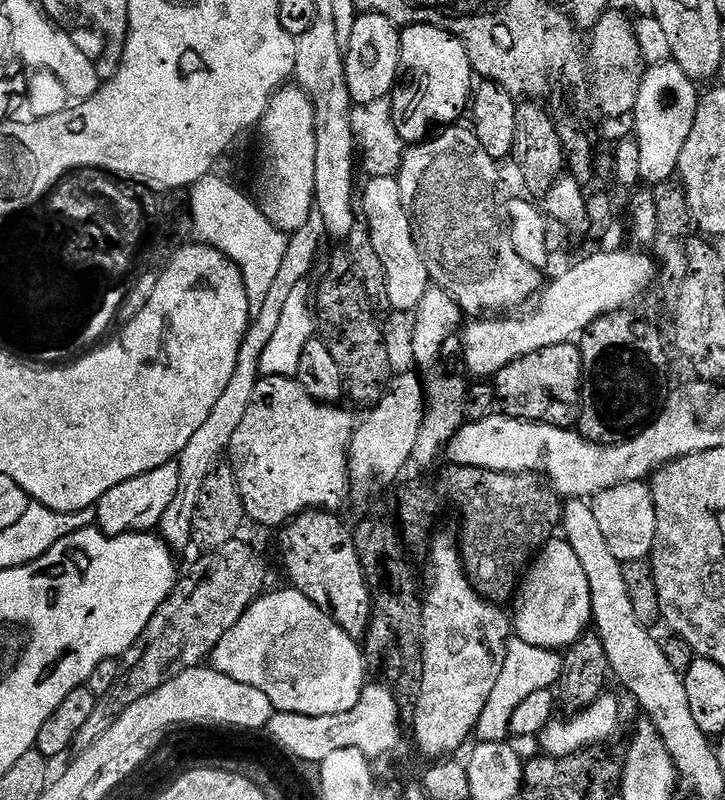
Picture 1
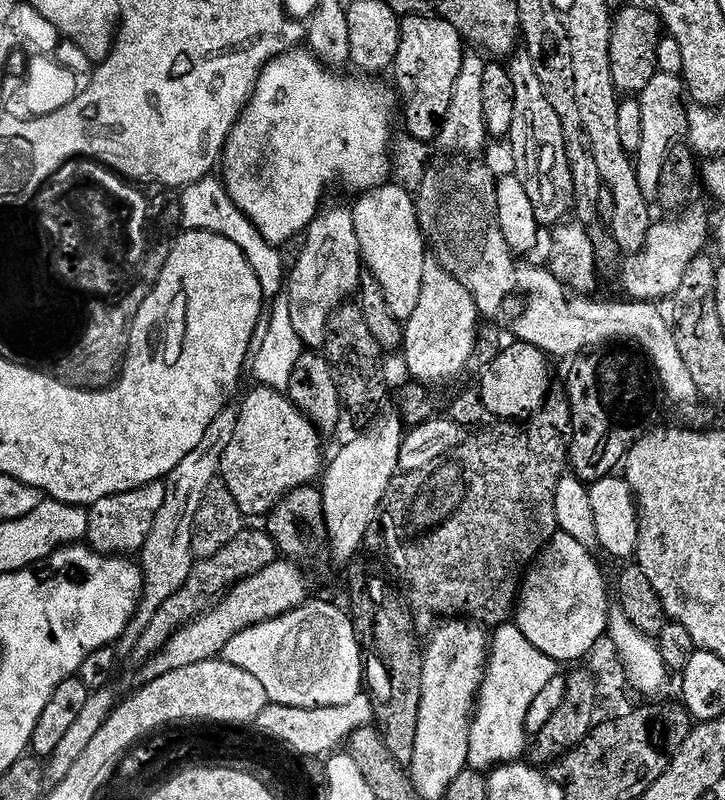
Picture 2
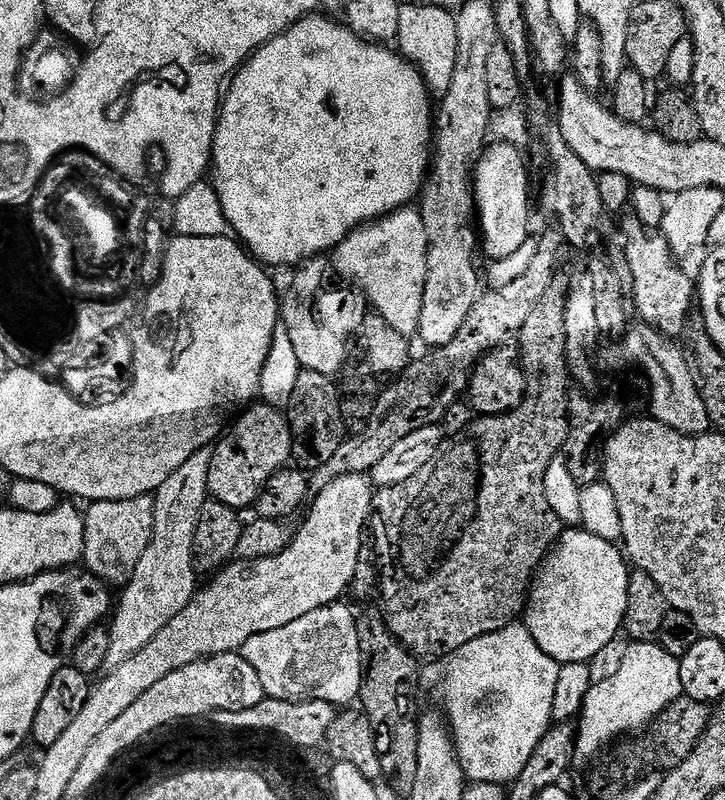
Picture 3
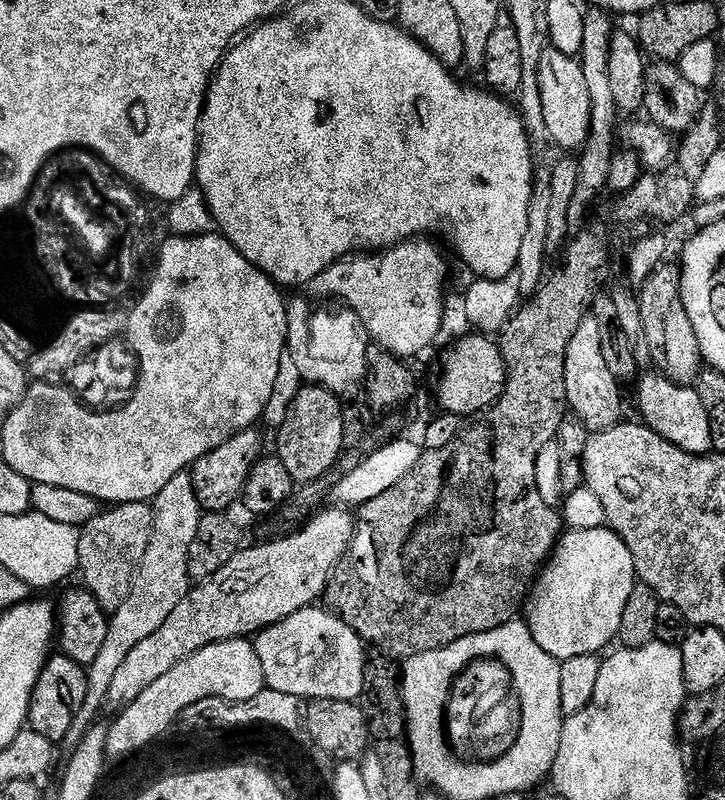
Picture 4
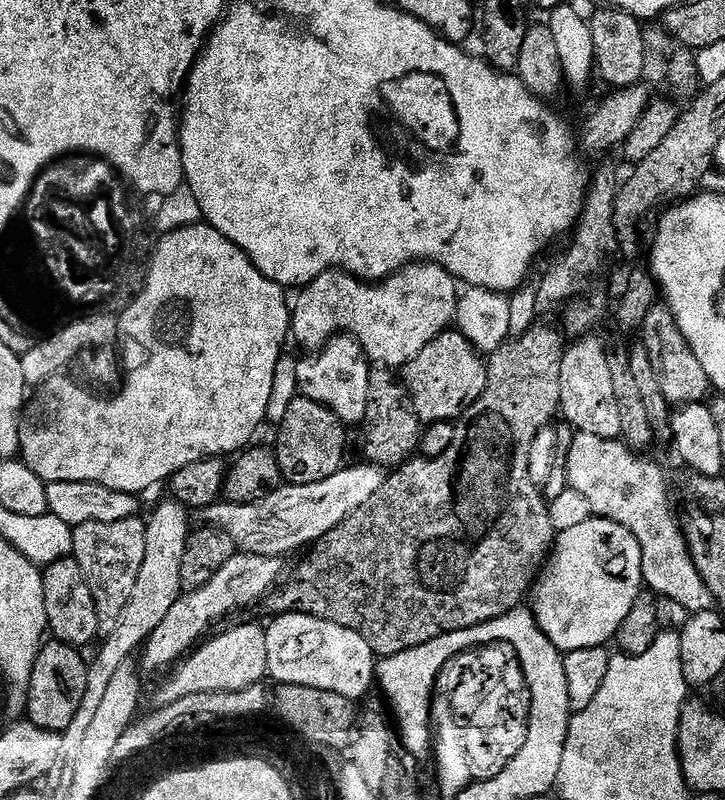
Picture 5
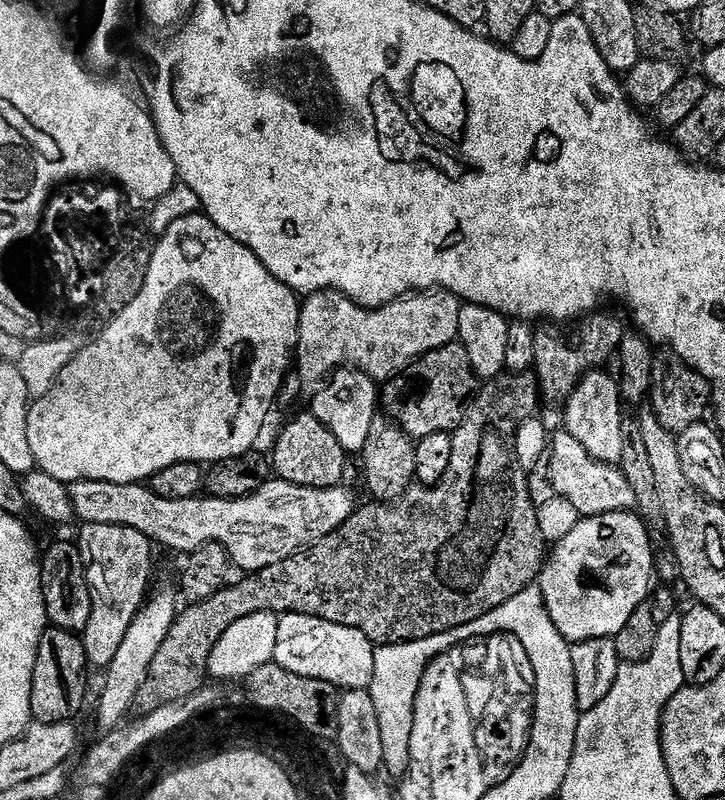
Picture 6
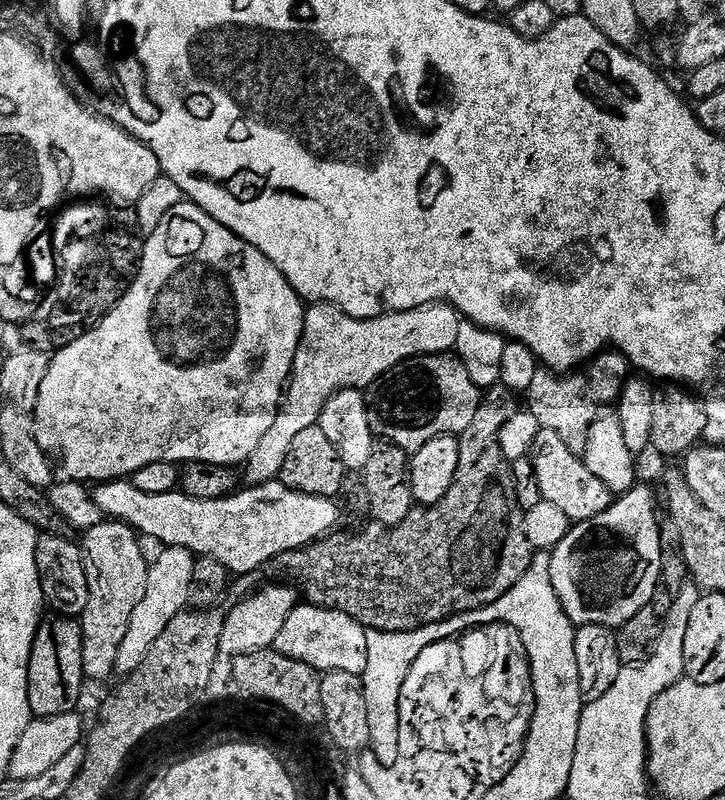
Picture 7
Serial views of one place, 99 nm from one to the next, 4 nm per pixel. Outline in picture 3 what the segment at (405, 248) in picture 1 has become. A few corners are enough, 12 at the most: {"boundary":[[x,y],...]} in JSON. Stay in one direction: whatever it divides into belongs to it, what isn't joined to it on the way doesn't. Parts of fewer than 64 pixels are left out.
{"boundary":[[402,208],[334,249],[335,275],[398,333],[419,333],[426,222]]}

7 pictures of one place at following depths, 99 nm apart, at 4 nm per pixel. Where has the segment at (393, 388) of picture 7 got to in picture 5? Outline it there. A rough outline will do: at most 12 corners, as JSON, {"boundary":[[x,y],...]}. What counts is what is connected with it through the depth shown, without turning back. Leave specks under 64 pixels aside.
{"boundary":[[438,334],[402,369],[421,425],[447,424],[482,398],[485,357]]}

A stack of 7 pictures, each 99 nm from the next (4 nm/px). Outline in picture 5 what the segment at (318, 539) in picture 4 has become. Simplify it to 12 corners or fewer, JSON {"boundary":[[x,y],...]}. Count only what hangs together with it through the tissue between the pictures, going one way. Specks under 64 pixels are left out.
{"boundary":[[240,552],[170,606],[138,656],[171,669],[228,612],[281,583],[279,556]]}

